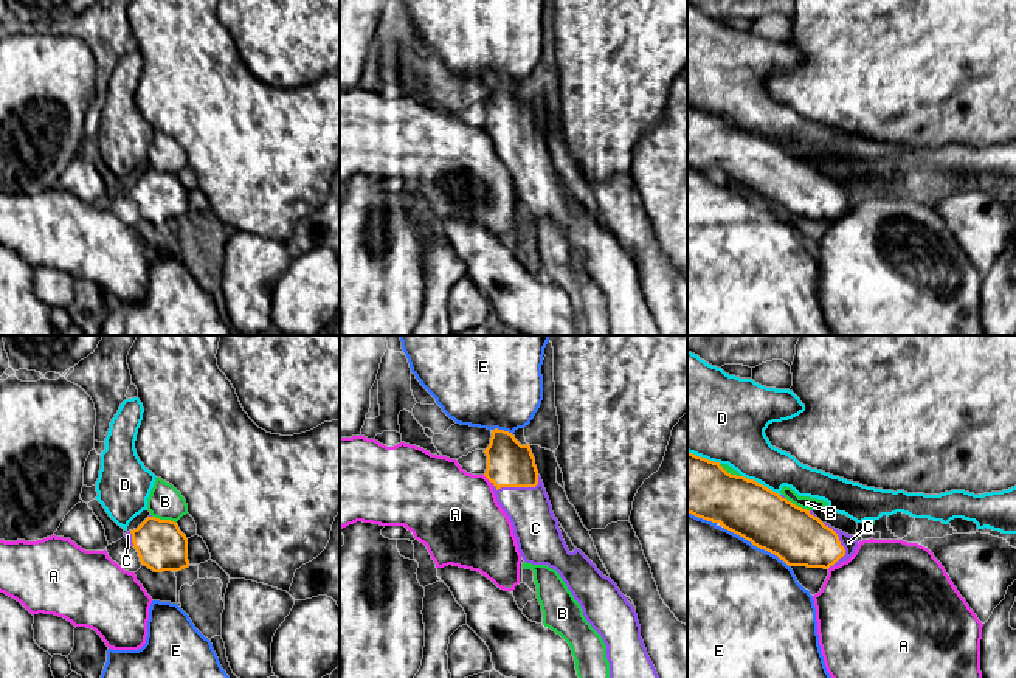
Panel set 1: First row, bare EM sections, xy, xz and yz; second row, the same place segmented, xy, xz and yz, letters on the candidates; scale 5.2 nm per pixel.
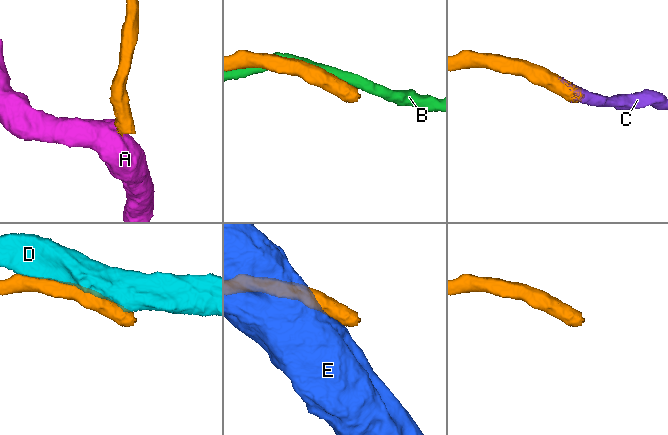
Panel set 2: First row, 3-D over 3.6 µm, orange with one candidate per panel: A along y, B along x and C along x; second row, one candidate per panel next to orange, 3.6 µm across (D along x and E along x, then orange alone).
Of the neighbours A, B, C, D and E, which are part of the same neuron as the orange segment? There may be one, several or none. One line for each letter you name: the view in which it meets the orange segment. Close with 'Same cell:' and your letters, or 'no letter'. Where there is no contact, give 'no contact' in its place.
C: meets orange in xz
Same cell: C

